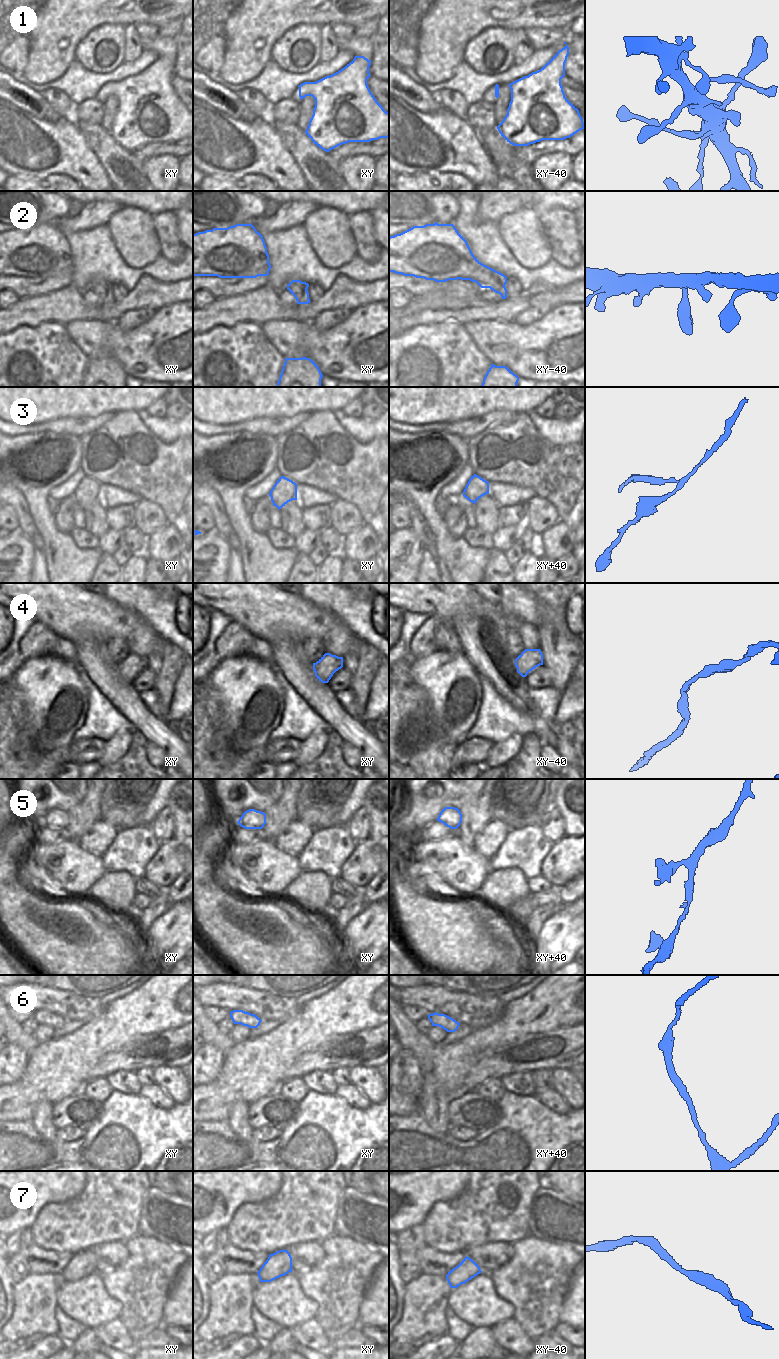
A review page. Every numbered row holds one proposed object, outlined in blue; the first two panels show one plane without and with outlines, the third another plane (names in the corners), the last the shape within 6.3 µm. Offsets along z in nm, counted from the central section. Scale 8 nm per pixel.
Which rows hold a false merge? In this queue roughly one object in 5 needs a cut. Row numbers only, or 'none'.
none

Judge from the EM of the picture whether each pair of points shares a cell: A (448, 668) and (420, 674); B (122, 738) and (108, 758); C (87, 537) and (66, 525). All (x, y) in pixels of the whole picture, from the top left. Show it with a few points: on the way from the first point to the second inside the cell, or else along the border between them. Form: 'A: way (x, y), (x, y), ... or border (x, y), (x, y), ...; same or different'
A: way (441, 673), (427, 673); same
B: way (119, 743), (111, 753); same
C: border (74, 527), (70, 533); different

